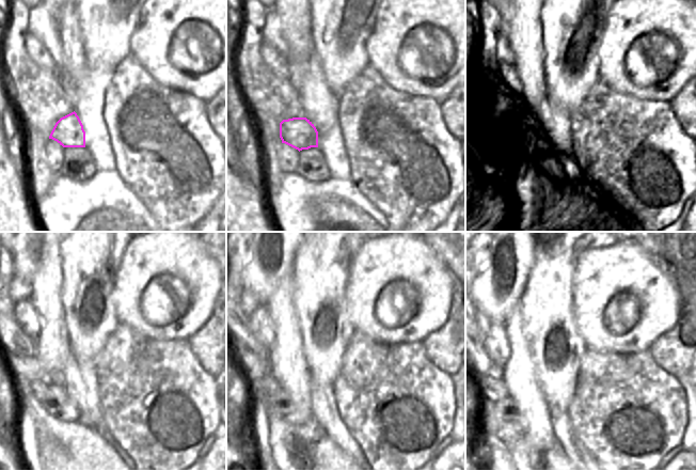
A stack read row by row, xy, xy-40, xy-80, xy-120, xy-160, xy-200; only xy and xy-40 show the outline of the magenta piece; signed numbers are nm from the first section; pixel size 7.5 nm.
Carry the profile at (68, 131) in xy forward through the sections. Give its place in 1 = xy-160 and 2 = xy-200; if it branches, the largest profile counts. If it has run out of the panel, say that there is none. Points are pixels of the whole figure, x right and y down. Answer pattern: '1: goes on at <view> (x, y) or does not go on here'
1: goes on at xy-160 (258, 367)
2: goes on at xy-200 (494, 371)

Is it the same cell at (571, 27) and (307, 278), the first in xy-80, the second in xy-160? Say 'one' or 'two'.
one

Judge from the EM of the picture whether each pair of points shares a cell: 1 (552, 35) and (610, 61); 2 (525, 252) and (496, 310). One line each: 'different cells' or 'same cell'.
1: different cells
2: same cell

